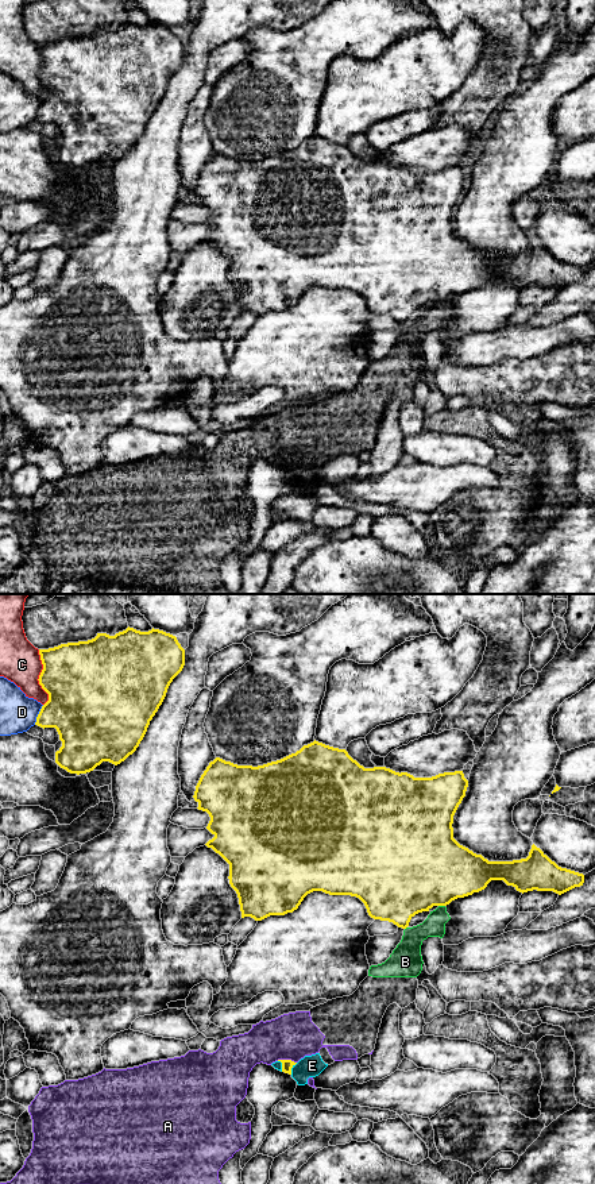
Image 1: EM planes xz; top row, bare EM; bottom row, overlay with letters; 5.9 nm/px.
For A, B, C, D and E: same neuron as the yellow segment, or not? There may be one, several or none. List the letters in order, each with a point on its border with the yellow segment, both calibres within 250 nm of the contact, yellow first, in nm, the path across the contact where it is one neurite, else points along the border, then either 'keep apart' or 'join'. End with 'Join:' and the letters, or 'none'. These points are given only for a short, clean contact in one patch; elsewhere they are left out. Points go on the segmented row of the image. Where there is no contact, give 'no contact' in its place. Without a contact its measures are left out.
A: xz (286, 1060) | 60/280 nm | along xz (277, 1060), (293, 1060), (296, 1063) | keep apart
B: xz (441, 905) | 480/130 nm | keep apart
C: xz (39, 678) | 440/240 nm | keep apart
D: xz (38, 714) | 380/220 nm | keep apart
E: xz (292, 1067) | 60/130 nm | along xz (297, 1063), (290, 1073) | keep apart
Join: none

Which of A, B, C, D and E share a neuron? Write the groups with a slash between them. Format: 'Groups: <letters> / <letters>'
Groups: A B E / C / D

